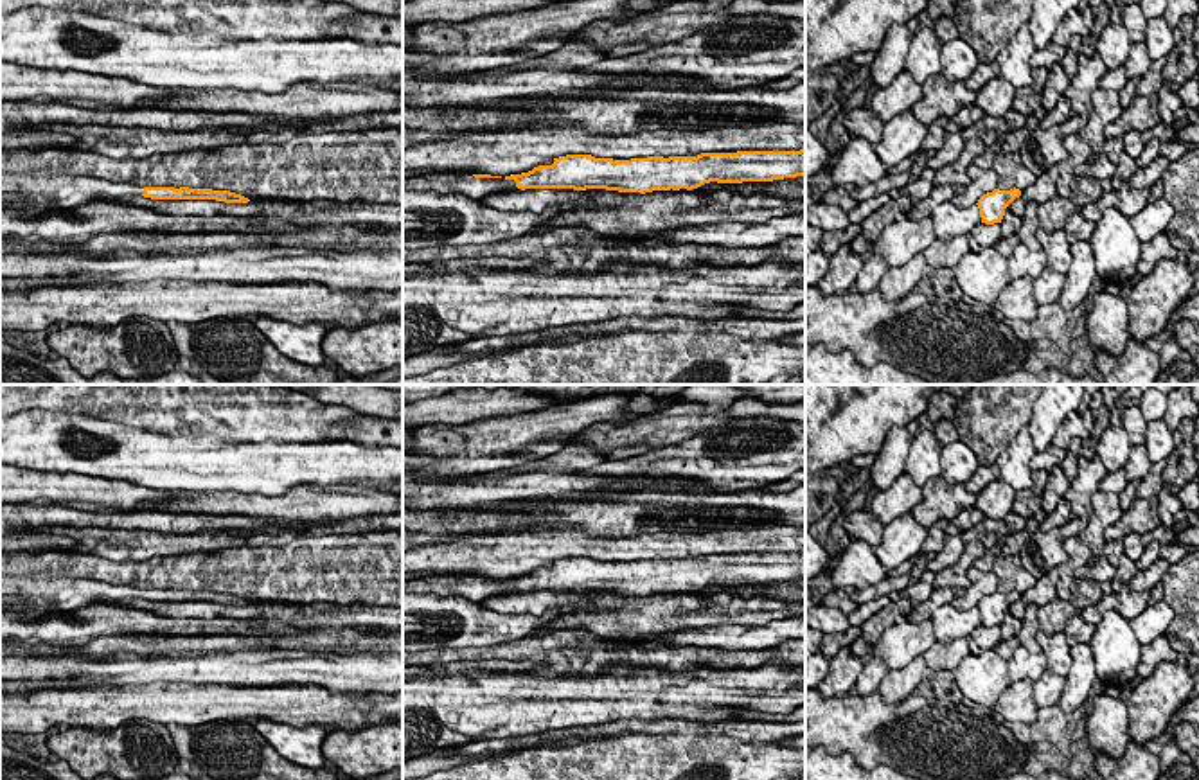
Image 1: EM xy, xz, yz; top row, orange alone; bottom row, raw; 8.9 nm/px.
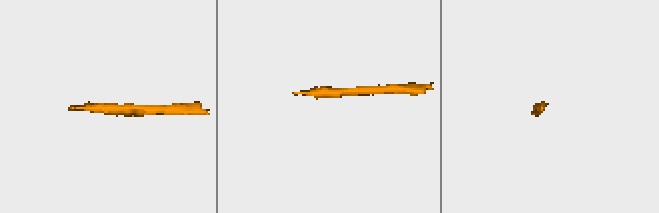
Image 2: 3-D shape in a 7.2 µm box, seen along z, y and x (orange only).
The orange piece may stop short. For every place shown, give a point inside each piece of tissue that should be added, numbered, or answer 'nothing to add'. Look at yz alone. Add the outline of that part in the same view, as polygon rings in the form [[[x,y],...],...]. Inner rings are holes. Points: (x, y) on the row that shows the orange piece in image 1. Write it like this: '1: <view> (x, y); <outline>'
nothing to add

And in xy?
1: xy (65, 191); [[[0,171],[0,194],[13,194],[20,201],[32,199],[38,205],[59,208],[77,208],[92,201],[106,201],[106,196],[122,198],[124,194],[142,196],[144,187],[111,183],[92,176],[52,174],[29,176]]]

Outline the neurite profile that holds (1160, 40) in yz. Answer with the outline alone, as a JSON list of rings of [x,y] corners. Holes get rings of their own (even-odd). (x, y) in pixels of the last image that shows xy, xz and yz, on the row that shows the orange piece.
[[[1165,16],[1147,20],[1145,43],[1152,61],[1170,54],[1176,45],[1176,38]]]

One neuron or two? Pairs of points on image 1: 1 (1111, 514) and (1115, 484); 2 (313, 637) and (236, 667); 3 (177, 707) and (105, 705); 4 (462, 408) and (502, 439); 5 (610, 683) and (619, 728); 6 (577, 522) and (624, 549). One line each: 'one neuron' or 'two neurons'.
1: two neurons
2: two neurons
3: one neuron
4: two neurons
5: two neurons
6: two neurons

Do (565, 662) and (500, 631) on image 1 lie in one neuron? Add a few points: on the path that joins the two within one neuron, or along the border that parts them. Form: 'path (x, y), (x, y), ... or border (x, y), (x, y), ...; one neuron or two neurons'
border (534, 629), (520, 638), (477, 649); two neurons

